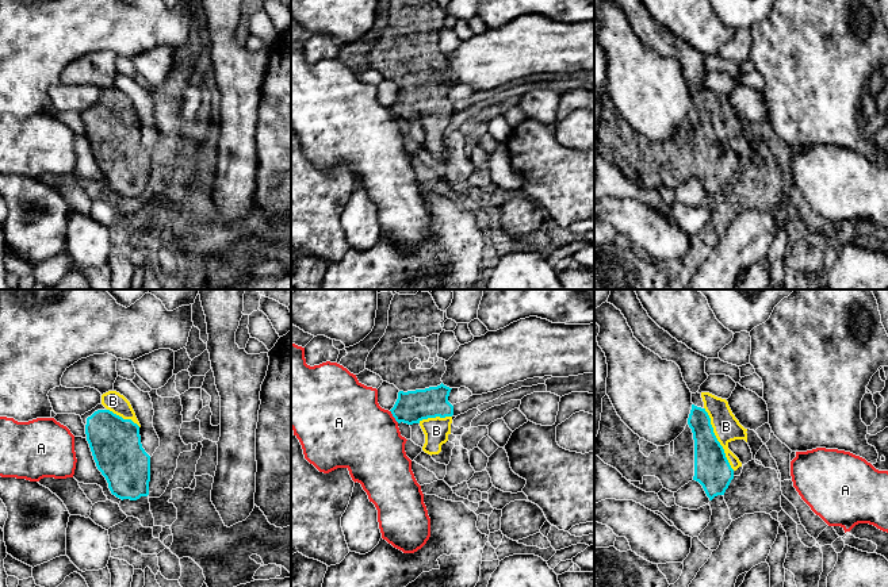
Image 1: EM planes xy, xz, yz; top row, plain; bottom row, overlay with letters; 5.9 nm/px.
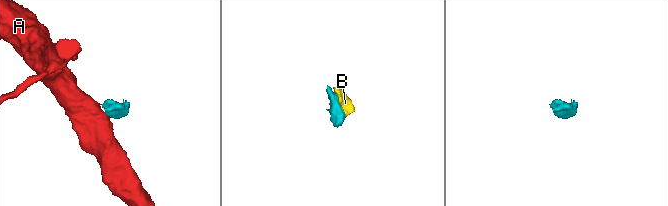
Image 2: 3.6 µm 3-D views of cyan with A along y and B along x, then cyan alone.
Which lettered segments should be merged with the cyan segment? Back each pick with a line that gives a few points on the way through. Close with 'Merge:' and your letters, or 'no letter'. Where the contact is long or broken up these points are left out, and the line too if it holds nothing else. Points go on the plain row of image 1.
B: way yz (712, 168), (716, 135), (726, 123)
Merge: B

